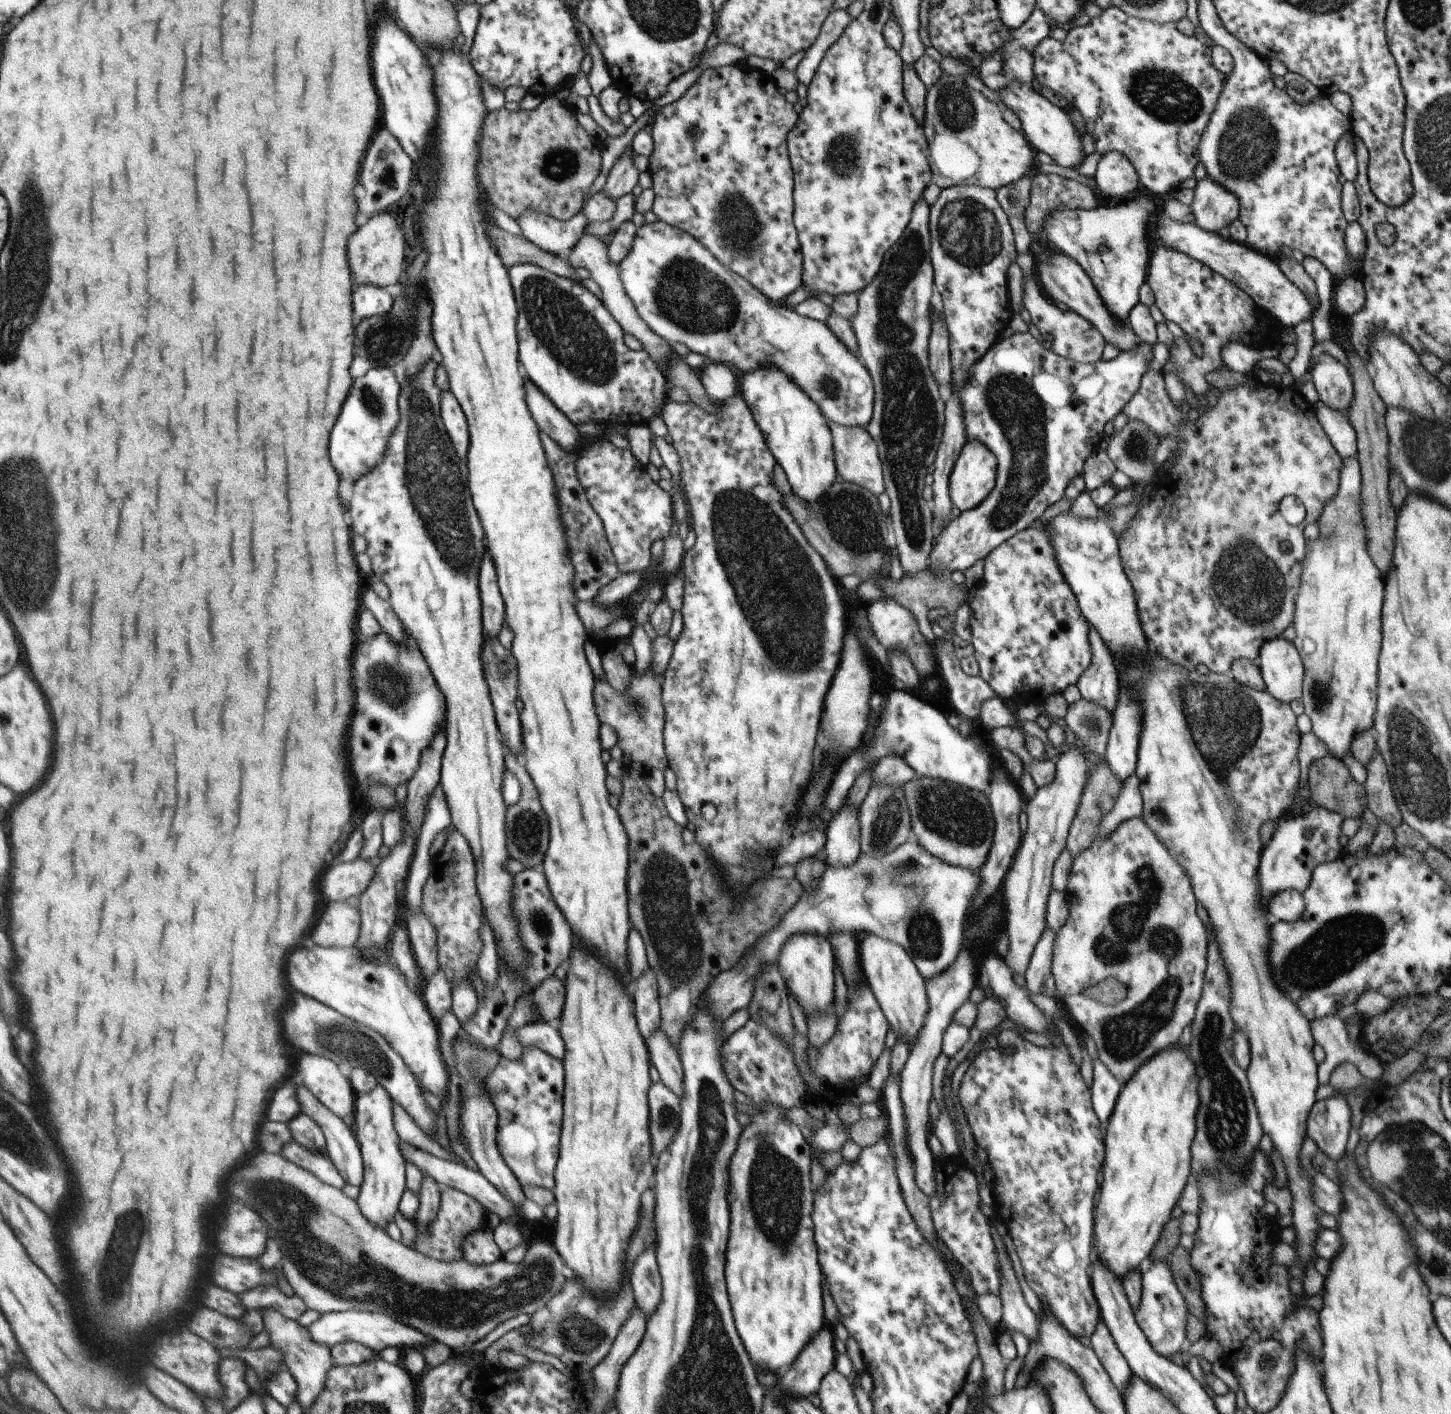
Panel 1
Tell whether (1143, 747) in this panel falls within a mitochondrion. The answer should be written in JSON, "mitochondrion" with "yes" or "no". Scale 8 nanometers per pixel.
{"mitochondrion":"no"}

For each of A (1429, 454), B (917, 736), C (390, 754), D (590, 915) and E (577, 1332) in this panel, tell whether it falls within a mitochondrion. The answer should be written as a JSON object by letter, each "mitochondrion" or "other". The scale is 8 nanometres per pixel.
{"A":"mitochondrion","B":"other","C":"other","D":"other","E":"mitochondrion"}

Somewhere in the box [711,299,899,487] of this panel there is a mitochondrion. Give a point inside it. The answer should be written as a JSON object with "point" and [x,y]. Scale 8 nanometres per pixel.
{"point":[830,386]}

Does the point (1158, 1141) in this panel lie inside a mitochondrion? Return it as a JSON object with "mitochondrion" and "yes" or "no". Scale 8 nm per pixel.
{"mitochondrion":"no"}

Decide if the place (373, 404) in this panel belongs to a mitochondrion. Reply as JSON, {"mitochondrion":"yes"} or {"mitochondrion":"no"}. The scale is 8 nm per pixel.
{"mitochondrion":"yes"}

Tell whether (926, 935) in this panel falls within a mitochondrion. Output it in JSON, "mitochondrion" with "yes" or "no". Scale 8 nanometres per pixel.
{"mitochondrion":"yes"}

